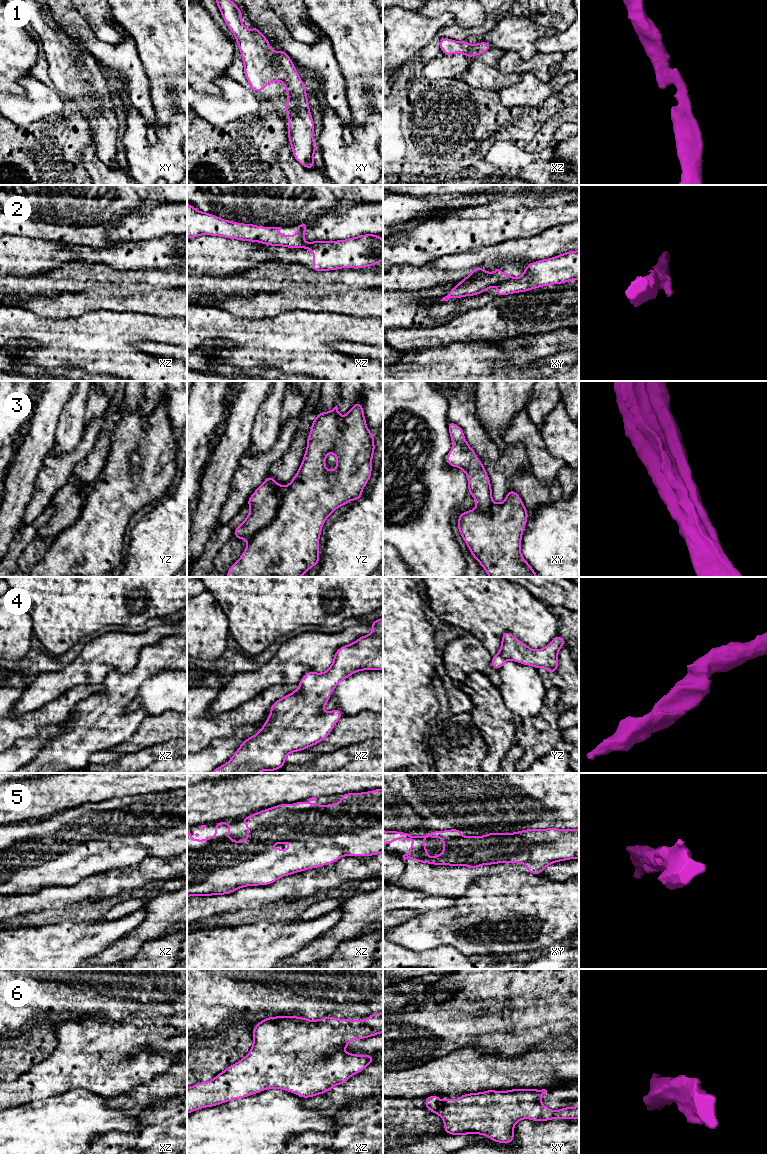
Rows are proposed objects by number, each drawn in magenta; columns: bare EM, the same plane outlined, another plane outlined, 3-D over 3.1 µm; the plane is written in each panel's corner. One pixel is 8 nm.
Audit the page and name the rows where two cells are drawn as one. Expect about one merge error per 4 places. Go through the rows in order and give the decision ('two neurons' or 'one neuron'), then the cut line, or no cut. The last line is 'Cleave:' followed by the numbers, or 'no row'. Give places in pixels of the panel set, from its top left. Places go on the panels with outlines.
1: one neuron; no cut
2: two neurons; cut in xy along (513, 278), (497, 283)
3: two neurons; cut in yz along (288, 485), (274, 517), (249, 539)
4: one neuron; no cut
5: one neuron; no cut
6: one neuron; no cut
Cleave: 2, 3

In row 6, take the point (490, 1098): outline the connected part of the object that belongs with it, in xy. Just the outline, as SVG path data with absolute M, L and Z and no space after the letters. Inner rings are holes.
M511 1089L508 1091L486 1090L485 1092L463 1094L458 1099L443 1101L436 1095L425 1098L425 1106L430 1112L439 1115L444 1121L444 1131L450 1135L485 1135L493 1142L511 1143L514 1141L514 1126L522 1119L548 1121L552 1119L579 1119L579 1105L564 1107L557 1111L546 1107L540 1098L547 1093L542 1089Z

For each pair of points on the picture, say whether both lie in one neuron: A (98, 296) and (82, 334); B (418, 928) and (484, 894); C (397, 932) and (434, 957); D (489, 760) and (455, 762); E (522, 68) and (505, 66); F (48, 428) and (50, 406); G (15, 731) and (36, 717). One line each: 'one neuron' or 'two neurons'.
A: two neurons
B: one neuron
C: two neurons
D: two neurons
E: one neuron
F: one neuron
G: one neuron

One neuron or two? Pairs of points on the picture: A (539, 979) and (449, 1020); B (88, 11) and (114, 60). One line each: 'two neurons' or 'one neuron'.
A: one neuron
B: two neurons

